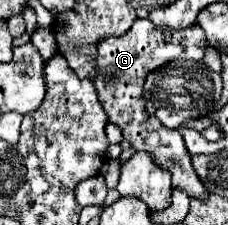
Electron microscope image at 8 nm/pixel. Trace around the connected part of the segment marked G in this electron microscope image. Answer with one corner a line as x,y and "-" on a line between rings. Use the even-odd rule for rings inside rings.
137,19
125,35
107,37
107,39
103,39
103,43
99,43
97,73
95,73
95,79
91,79
95,83
99,103
103,105
109,121
121,127
123,137
135,149
143,149
147,155
153,157
153,161
159,167
171,171
173,187
187,191
187,195
195,197
195,199
207,199
209,193
205,191
201,179
197,177
197,173
191,165
191,153
187,151
185,141
183,141
179,131
163,127
163,123
159,123
155,117
145,113
141,91
143,91
143,79
147,77
147,73
155,71
157,67
161,67
169,61
175,61
175,59
201,61
205,55
203,41
205,41
203,29
199,25
189,27
189,29
181,29
181,31
161,33
151,25
149,19

